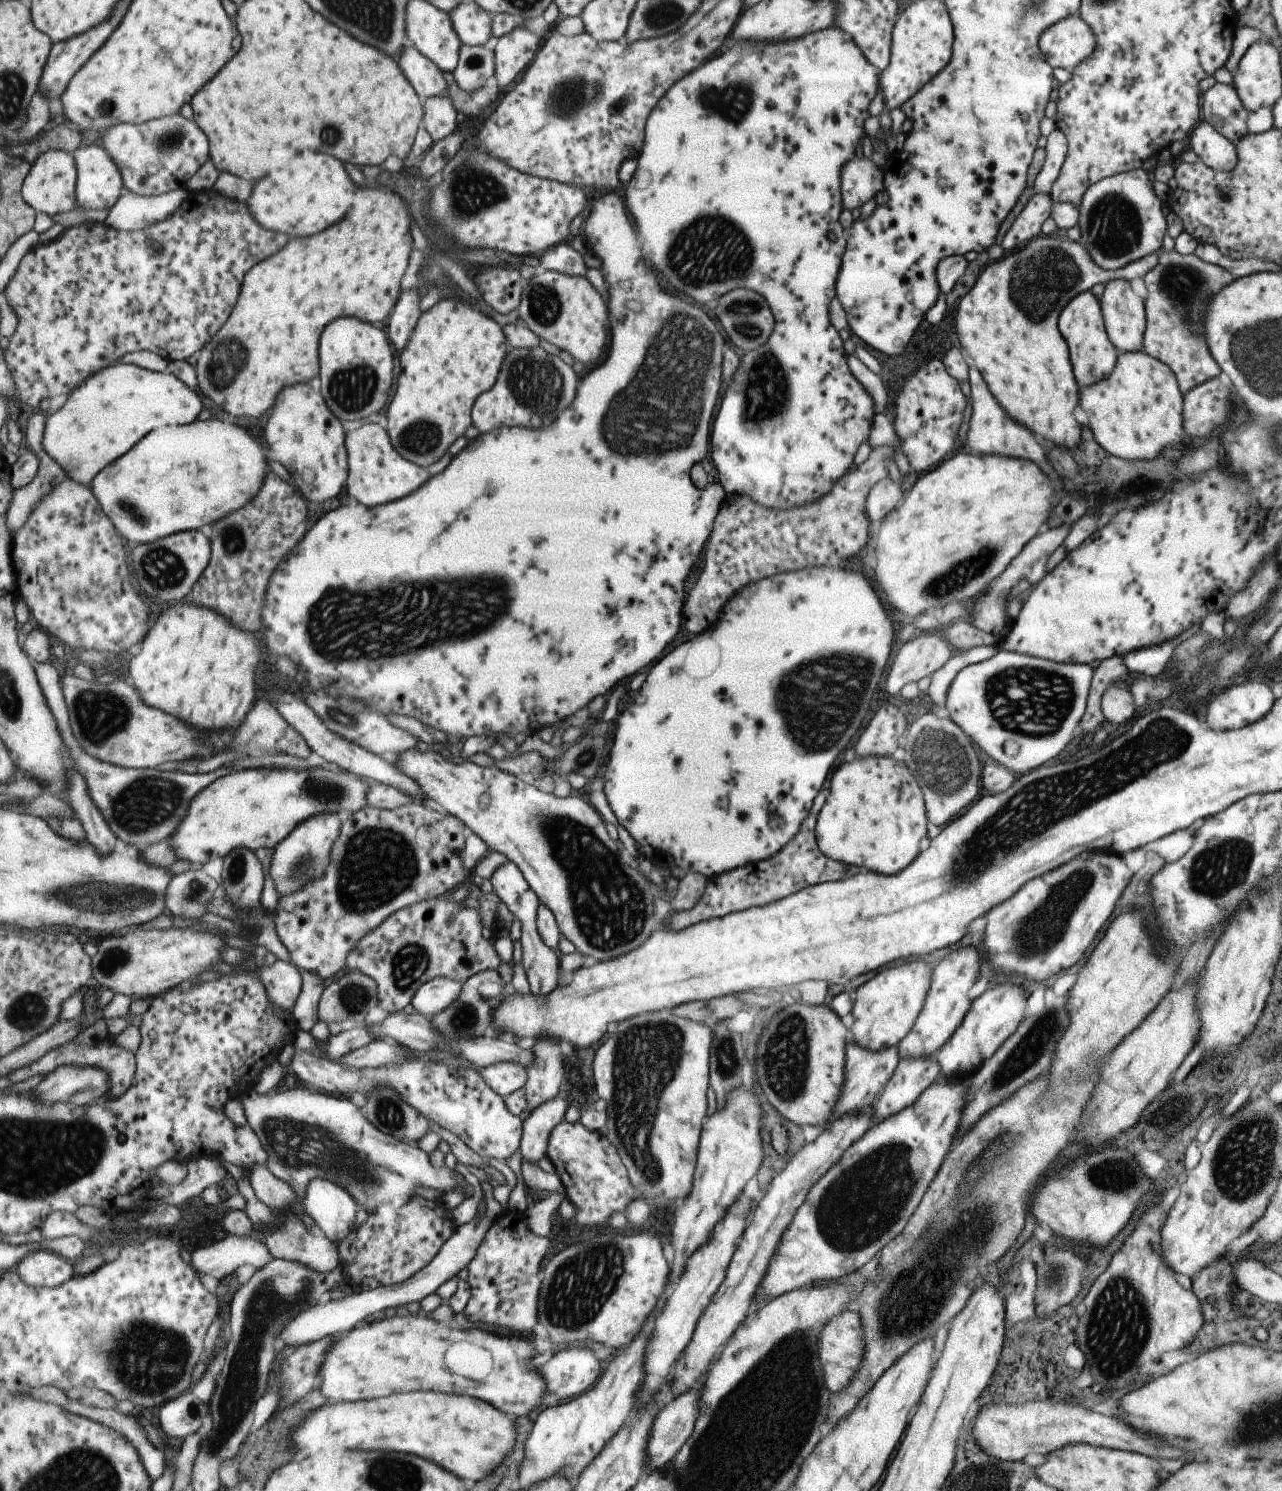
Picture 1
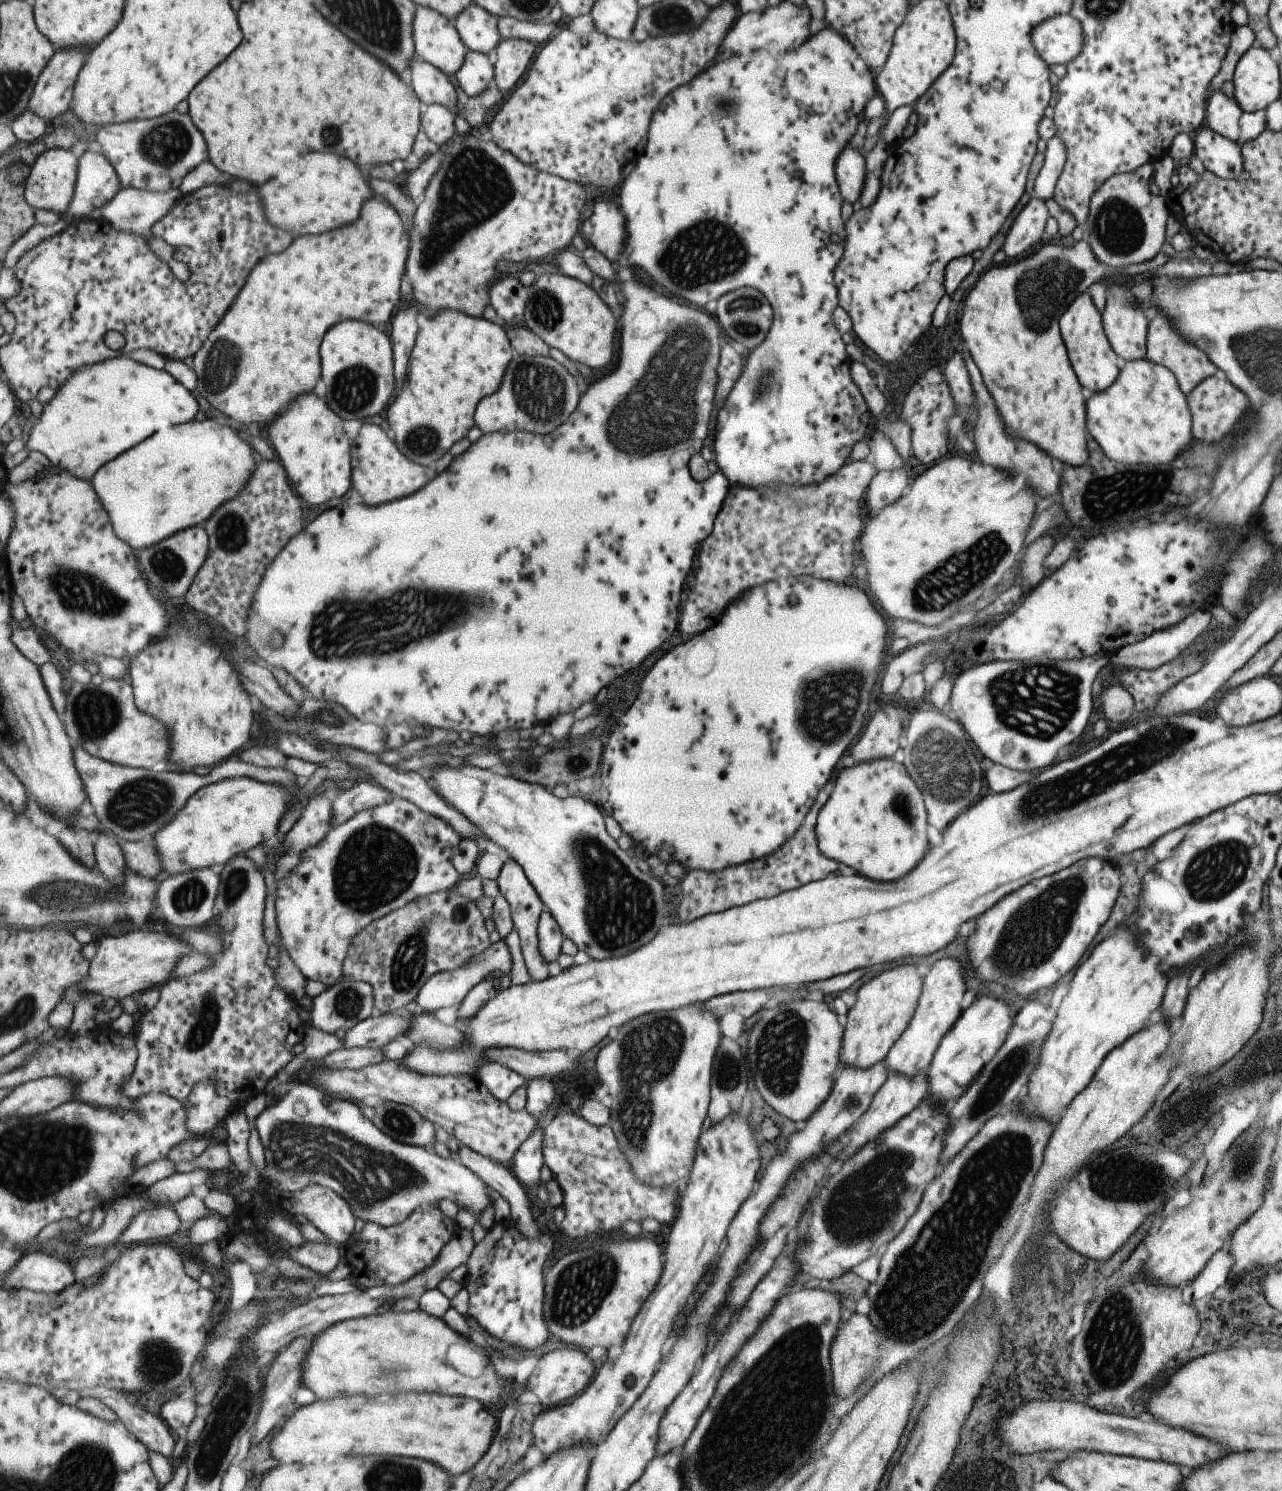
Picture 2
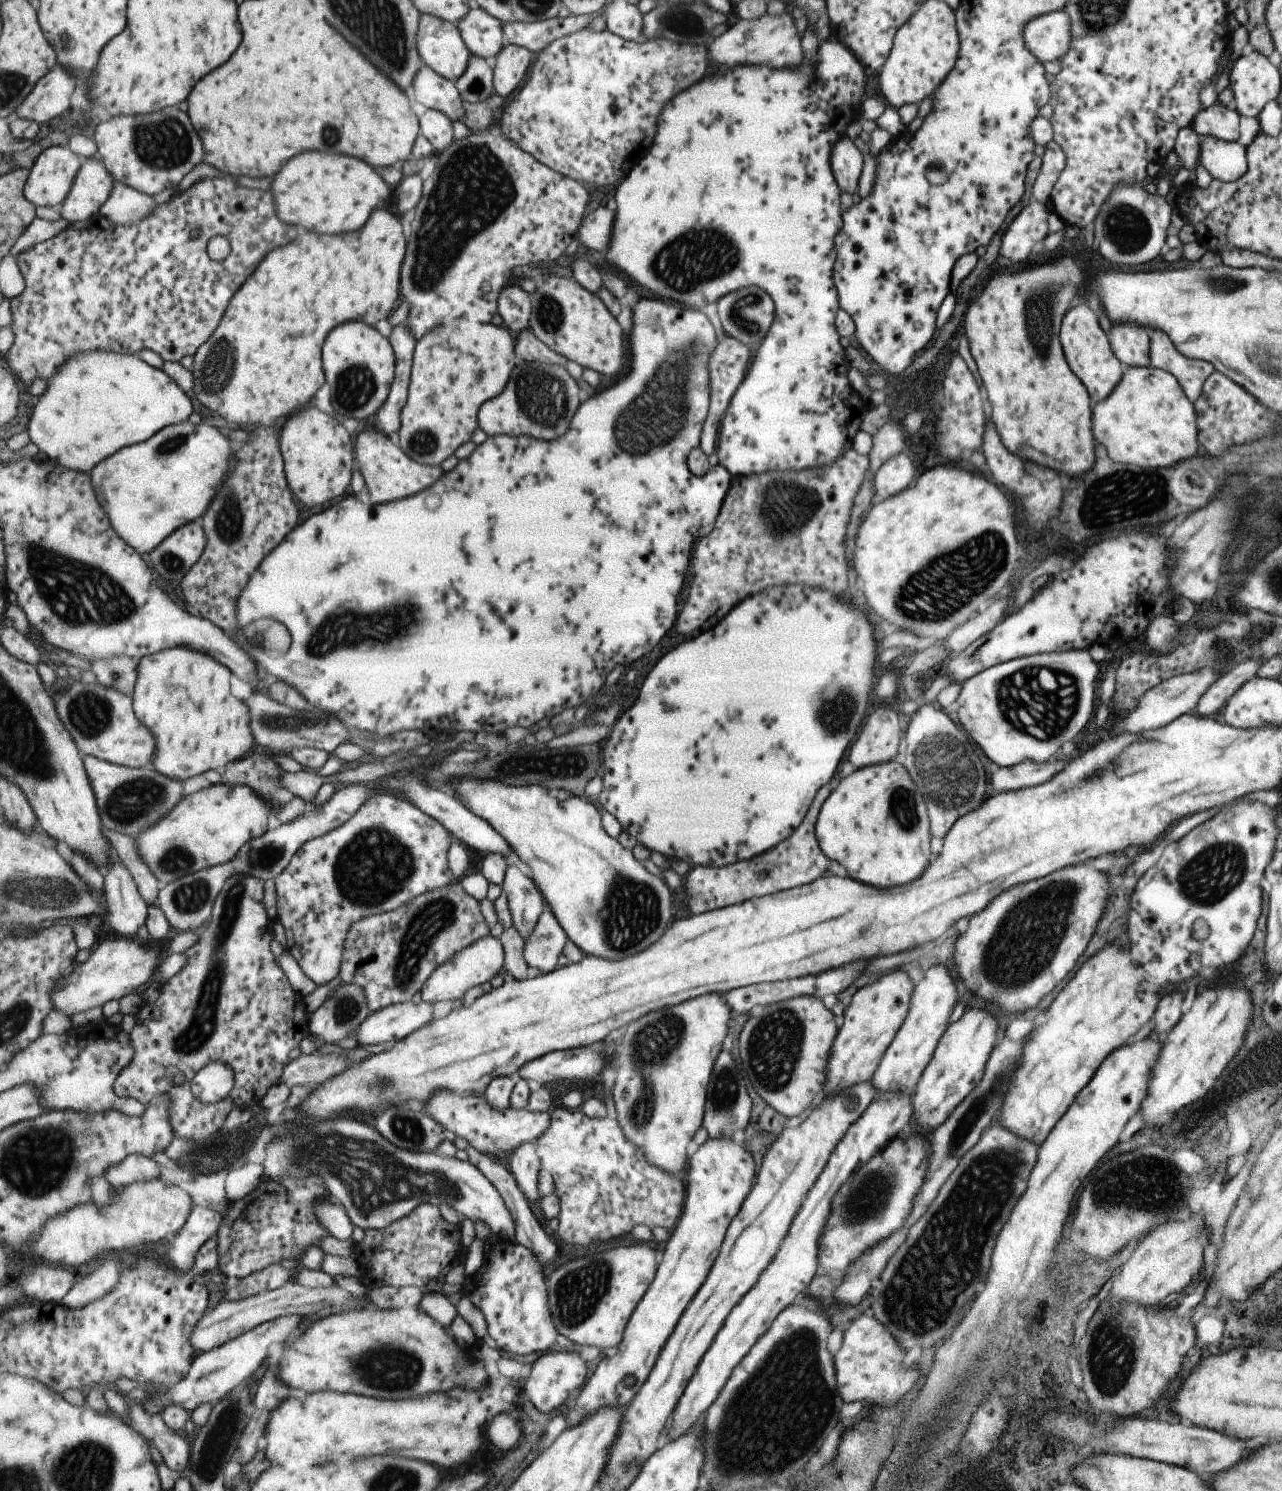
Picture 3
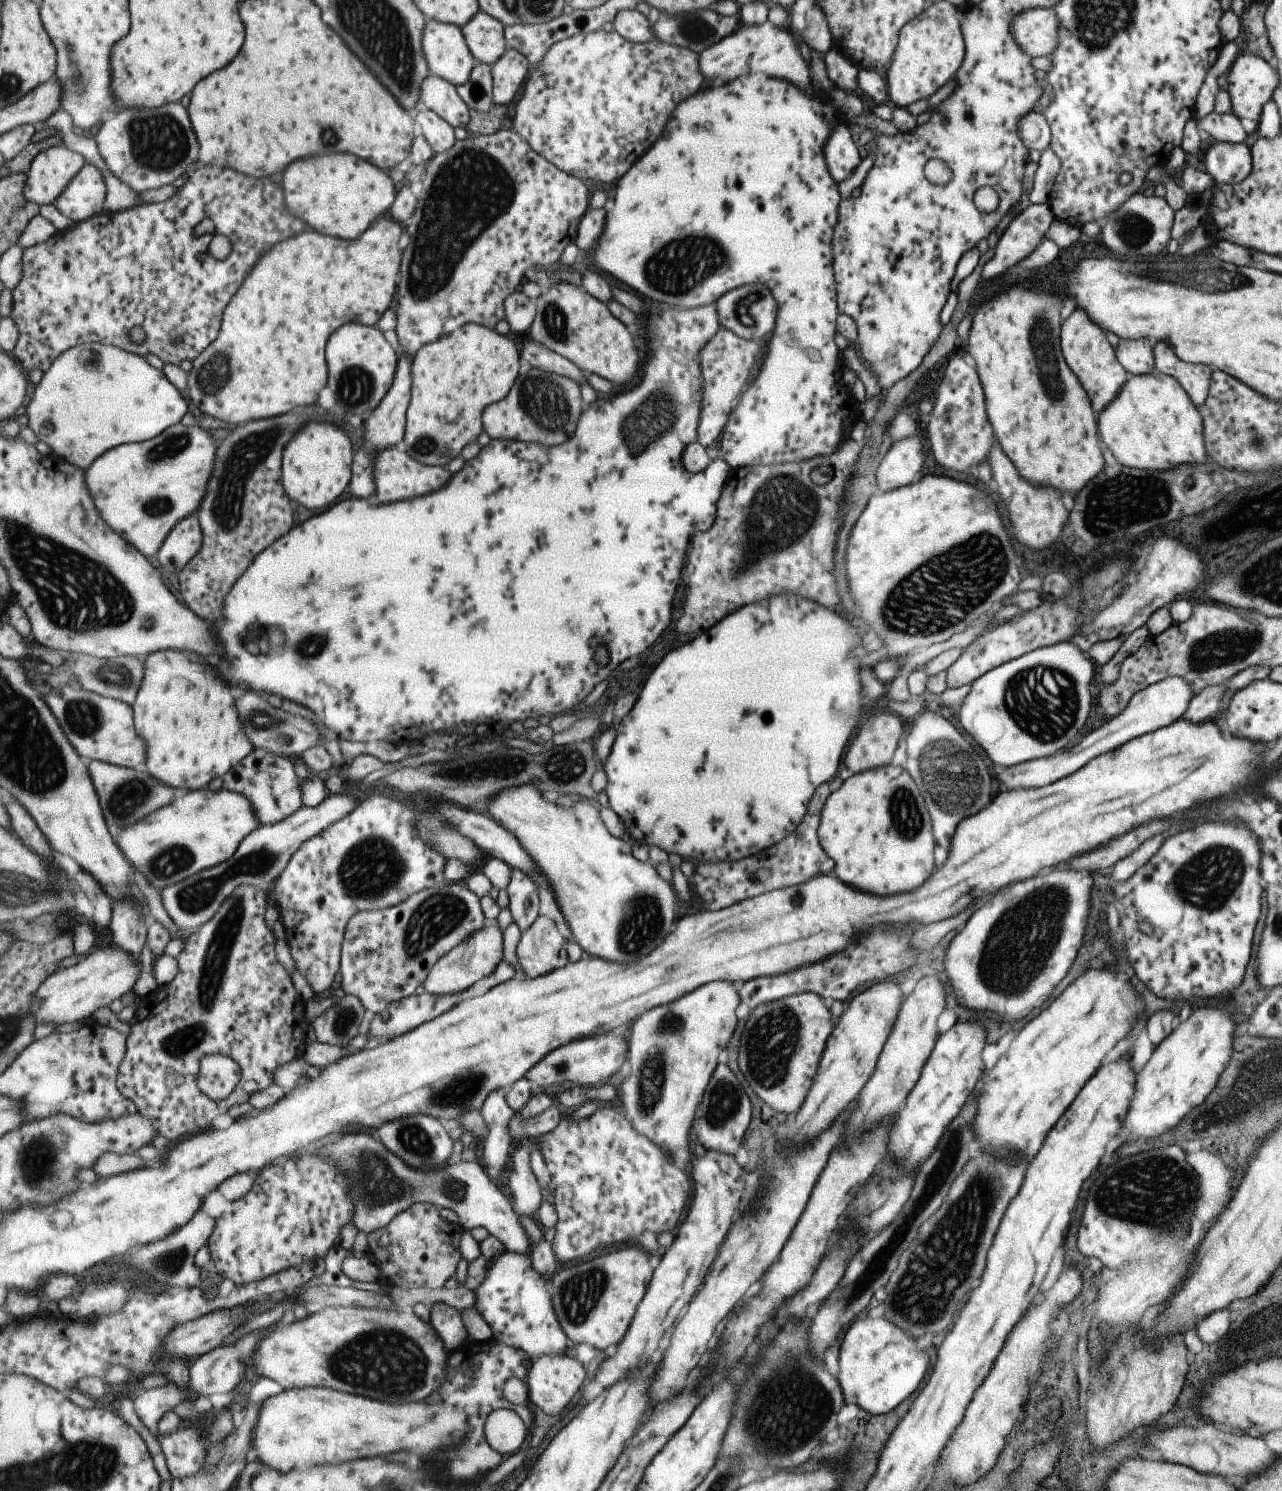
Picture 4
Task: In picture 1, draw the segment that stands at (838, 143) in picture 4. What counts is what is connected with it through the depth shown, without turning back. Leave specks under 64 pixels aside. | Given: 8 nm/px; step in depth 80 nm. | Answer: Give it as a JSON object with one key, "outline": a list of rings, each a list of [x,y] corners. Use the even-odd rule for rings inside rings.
{"outline":[[[849,159],[840,170],[840,199],[842,208],[853,210],[883,191],[882,171],[871,159]]]}

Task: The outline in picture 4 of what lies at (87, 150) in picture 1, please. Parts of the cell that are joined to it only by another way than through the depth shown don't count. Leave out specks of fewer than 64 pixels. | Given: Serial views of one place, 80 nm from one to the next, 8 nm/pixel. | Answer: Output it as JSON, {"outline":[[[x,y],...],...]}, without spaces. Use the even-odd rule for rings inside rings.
{"outline":[[[86,163],[81,172],[70,182],[56,206],[73,222],[86,221],[105,212],[108,188],[102,170],[93,163]]]}

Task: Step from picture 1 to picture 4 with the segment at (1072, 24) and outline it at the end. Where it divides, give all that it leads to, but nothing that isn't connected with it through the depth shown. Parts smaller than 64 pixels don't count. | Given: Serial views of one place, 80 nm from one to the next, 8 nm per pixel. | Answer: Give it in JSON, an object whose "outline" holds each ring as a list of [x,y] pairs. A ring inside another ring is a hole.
{"outline":[[[1029,9],[1014,16],[1010,31],[1028,57],[1049,58],[1058,45],[1058,28],[1053,9]]]}

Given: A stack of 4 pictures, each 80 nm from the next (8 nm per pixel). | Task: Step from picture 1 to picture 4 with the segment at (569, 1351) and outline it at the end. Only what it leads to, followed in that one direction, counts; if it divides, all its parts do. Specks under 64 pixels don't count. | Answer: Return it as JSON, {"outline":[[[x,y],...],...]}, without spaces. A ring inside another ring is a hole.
{"outline":[[[550,1354],[542,1355],[531,1362],[529,1370],[523,1376],[529,1387],[530,1404],[539,1407],[549,1416],[555,1416],[561,1414],[569,1406],[569,1402],[575,1398],[575,1394],[581,1390],[581,1386],[587,1380],[587,1370],[574,1357],[565,1354]]]}

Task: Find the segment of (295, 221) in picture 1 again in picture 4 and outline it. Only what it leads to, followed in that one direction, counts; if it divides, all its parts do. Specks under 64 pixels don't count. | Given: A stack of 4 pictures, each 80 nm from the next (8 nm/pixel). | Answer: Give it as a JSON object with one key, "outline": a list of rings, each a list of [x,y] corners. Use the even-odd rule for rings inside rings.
{"outline":[[[323,154],[293,162],[283,180],[287,210],[311,228],[337,238],[359,238],[396,201],[395,182],[371,162],[353,154]]]}

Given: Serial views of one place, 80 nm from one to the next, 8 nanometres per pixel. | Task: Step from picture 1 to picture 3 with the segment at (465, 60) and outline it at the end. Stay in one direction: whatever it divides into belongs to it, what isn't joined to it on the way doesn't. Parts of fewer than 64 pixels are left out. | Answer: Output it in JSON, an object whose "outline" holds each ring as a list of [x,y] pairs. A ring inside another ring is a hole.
{"outline":[[[473,56],[467,72],[456,81],[456,86],[464,102],[479,104],[489,100],[496,93],[492,61]]]}

